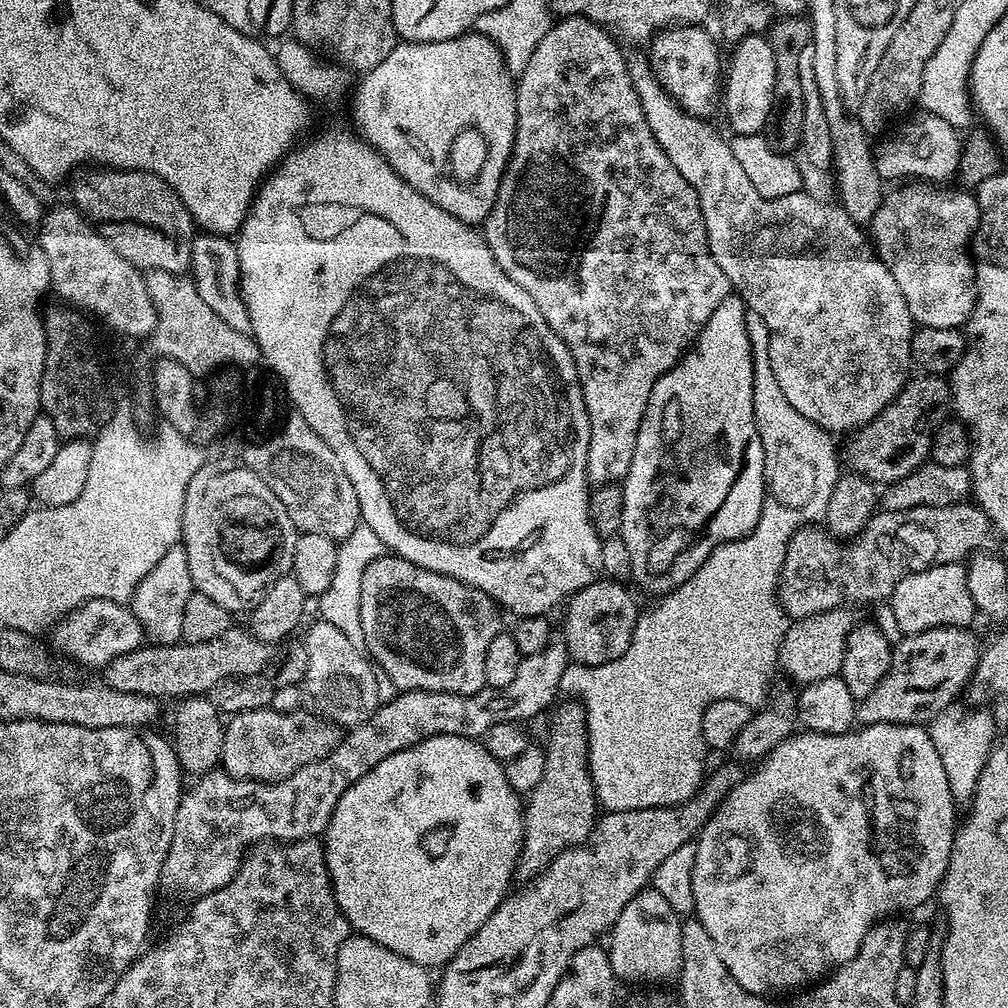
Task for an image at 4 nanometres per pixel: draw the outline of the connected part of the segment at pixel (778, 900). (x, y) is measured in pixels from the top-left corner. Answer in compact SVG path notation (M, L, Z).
M866 724L866 725L863 725L863 726L860 726L860 727L857 727L857 728L856 728L856 729L855 729L855 730L853 730L853 731L850 731L850 732L843 732L843 733L842 733L842 734L838 734L838 735L837 735L837 736L831 736L831 735L830 735L830 734L818 734L818 733L817 733L817 732L810 732L810 731L807 731L807 730L804 730L804 731L801 731L801 732L800 732L800 733L799 733L799 734L793 734L793 735L791 735L791 736L789 736L789 737L788 737L788 740L787 740L787 741L786 741L786 742L782 742L782 743L781 743L781 744L779 744L779 745L778 745L778 746L774 746L774 750L773 750L773 751L772 751L772 752L771 752L771 754L769 754L769 755L768 755L768 756L766 756L766 757L764 757L764 759L763 759L763 760L761 760L761 761L759 761L759 763L757 763L757 764L756 764L756 765L755 765L755 767L753 767L753 768L756 768L756 769L754 769L754 770L753 770L753 772L751 772L751 771L749 771L749 772L748 772L748 773L747 773L747 775L745 775L745 777L744 777L744 779L743 779L743 780L741 780L741 781L740 781L740 785L738 785L738 787L736 787L736 788L733 788L733 789L732 789L732 792L731 792L731 793L730 793L730 794L729 794L729 796L727 796L727 798L726 798L726 799L725 799L725 800L723 800L723 802L721 802L721 804L720 804L720 805L718 805L718 806L717 806L717 807L716 807L716 812L715 812L715 813L714 813L714 814L713 814L713 815L712 815L712 816L711 816L711 817L710 817L710 819L708 819L708 820L707 820L707 822L706 822L706 823L705 823L705 824L704 824L704 826L703 826L703 829L702 829L702 831L701 831L701 832L700 832L700 834L699 834L699 836L697 836L697 838L696 838L696 841L695 841L695 844L696 844L696 843L697 843L697 844L696 844L696 845L695 845L695 844L694 844L694 849L693 849L693 852L694 852L694 854L695 854L695 860L694 860L694 873L693 873L693 874L692 874L692 875L691 875L691 886L692 886L692 887L693 887L693 889L694 889L694 902L695 902L695 906L694 906L694 908L693 908L693 911L694 911L694 916L695 916L695 919L697 919L697 920L698 920L698 921L699 921L699 923L700 923L700 924L702 924L702 925L704 925L704 926L705 926L705 928L706 928L706 932L707 932L707 933L708 933L708 934L710 934L710 936L711 936L711 938L713 938L713 939L714 939L714 944L715 944L715 945L716 945L716 946L718 946L718 950L719 950L719 953L720 953L720 954L722 954L722 960L723 960L723 962L724 962L724 963L725 963L725 965L726 965L726 968L727 968L727 969L728 969L728 970L730 970L730 972L731 972L731 976L732 976L732 977L733 977L733 978L734 978L734 980L735 980L735 981L736 981L736 982L738 982L738 984L739 984L739 985L740 985L740 986L742 986L742 987L743 987L743 988L744 988L744 989L745 989L745 990L747 990L747 991L748 991L748 992L752 992L752 993L753 993L753 994L754 994L754 995L755 995L755 996L763 996L763 997L767 997L767 996L768 996L768 995L769 995L769 994L776 994L776 993L772 993L772 992L788 992L788 991L790 991L790 990L791 990L791 988L796 988L796 987L798 987L798 986L799 986L799 984L804 984L804 983L805 983L805 984L804 984L804 985L807 985L807 984L808 984L808 983L809 983L809 982L816 982L816 981L819 981L819 980L820 980L820 979L821 979L821 978L824 978L824 977L827 977L827 976L828 976L828 975L829 975L829 973L831 973L831 972L832 972L832 971L833 971L833 970L835 970L835 969L837 969L837 968L841 968L841 967L842 967L842 966L843 966L843 965L844 965L844 964L845 964L845 963L846 963L846 962L850 962L850 958L854 958L854 954L858 954L858 946L862 946L862 938L863 938L863 937L864 937L864 935L866 935L866 933L867 933L867 932L869 932L869 931L870 931L870 929L871 929L871 928L872 928L872 927L873 927L873 926L875 926L875 925L876 925L876 924L878 924L878 923L880 923L880 921L881 921L881 920L883 920L883 919L885 919L885 918L888 918L888 917L891 917L891 916L892 916L892 915L893 915L893 914L904 914L904 913L900 913L900 912L908 912L908 911L910 911L910 910L911 910L911 908L916 908L916 907L918 907L918 906L919 906L919 904L924 904L924 903L926 903L926 902L927 902L927 900L928 900L928 899L930 899L930 898L931 898L931 896L932 896L932 899L933 899L933 897L935 897L935 896L936 896L936 895L937 895L937 892L938 892L938 889L939 889L939 887L940 887L940 882L941 882L941 880L943 880L943 879L944 879L944 875L945 875L945 874L946 874L946 870L947 870L947 869L948 869L948 863L949 863L949 862L950 862L950 858L951 858L951 857L952 857L952 841L953 841L953 840L955 840L955 839L956 839L956 834L957 834L957 831L958 831L958 816L957 816L957 820L956 820L956 811L958 811L958 805L957 805L957 803L956 803L956 801L955 801L955 800L953 800L953 799L952 799L952 795L951 795L951 794L950 794L950 782L946 782L946 770L945 770L945 768L943 768L943 766L942 766L942 758L938 758L938 750L934 750L934 742L930 742L930 734L929 734L929 733L928 733L928 729L927 729L927 727L924 727L924 726L921 726L921 725L919 725L919 724Z

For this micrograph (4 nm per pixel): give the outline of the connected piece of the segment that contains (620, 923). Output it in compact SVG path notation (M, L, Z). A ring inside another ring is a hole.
M647 888L639 892L623 907L622 914L615 920L608 934L610 946L606 951L617 981L654 984L656 980L675 979L682 964L681 926L679 913L655 889Z

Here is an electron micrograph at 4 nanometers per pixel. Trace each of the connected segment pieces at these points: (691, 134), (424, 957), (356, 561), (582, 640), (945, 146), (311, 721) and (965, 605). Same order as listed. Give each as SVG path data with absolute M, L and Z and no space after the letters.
M629 55L627 61L630 82L634 82L638 102L642 102L642 114L646 114L646 126L650 126L650 134L654 134L658 146L662 146L666 158L670 158L670 162L674 162L674 170L678 170L678 174L682 174L682 178L686 178L686 182L690 182L690 186L694 186L694 194L698 194L698 202L702 206L702 218L706 226L708 249L714 262L718 262L718 266L722 266L722 274L726 274L726 278L730 278L735 295L744 301L745 309L748 312L758 314L758 318L762 318L762 322L766 322L770 366L774 370L774 378L778 378L778 386L782 390L782 394L786 394L786 402L790 402L790 406L794 406L794 410L798 410L798 414L806 414L806 418L810 418L810 422L822 426L827 432L833 434L839 434L839 432L848 434L864 424L868 424L878 414L882 414L882 410L886 410L886 406L890 406L894 397L903 390L910 379L908 368L913 367L912 334L914 321L906 306L906 298L902 298L902 290L898 290L898 282L894 282L894 274L888 269L888 265L880 259L861 225L853 222L844 208L837 203L827 204L824 200L815 200L814 197L807 196L807 191L804 190L780 198L764 198L758 194L757 190L754 190L753 183L746 178L741 163L734 158L729 137L723 136L714 125L708 124L712 122L709 122L705 117L692 116L688 113L660 85L651 64L648 62L647 55Z
M470 736L423 740L406 750L398 750L398 754L390 754L390 758L378 762L370 774L362 774L362 778L349 786L342 798L338 798L338 806L334 806L334 814L322 833L328 877L332 879L332 893L340 913L348 920L349 929L429 970L447 965L456 951L480 929L482 922L486 922L486 918L490 918L490 914L494 914L496 907L509 895L508 883L516 876L516 863L520 860L523 841L524 804L521 793L516 792L510 782L506 782L506 774L501 765L494 762Z
M366 526L358 527L354 534L350 534L344 540L339 541L336 553L338 554L338 566L334 566L334 578L330 586L318 597L320 604L319 619L330 622L330 626L338 626L342 634L352 645L358 649L364 648L366 634L362 634L362 574L366 574L366 566L374 562L378 557L385 555L386 549L382 538L374 534Z
M601 578L590 586L578 589L567 601L568 613L564 616L564 633L562 639L568 647L569 657L577 664L598 666L606 662L614 662L626 654L626 646L630 646L630 638L634 638L634 626L638 619L636 600L624 589L625 585L618 580Z
M921 111L919 115L913 124L908 124L905 128L897 127L879 141L880 145L878 143L875 145L874 155L878 174L885 182L904 180L907 176L921 176L924 179L921 181L936 182L932 180L948 180L951 176L953 179L959 173L961 133L954 126L950 126L950 122L934 114Z
M271 706L235 713L225 723L220 764L235 780L261 780L273 784L290 778L294 770L326 758L339 746L342 732L331 720L311 710L282 714Z
M963 563L936 564L902 578L902 582L894 586L890 597L892 620L901 628L901 633L913 636L931 628L968 628L971 620L977 619L978 613L966 586L967 573Z

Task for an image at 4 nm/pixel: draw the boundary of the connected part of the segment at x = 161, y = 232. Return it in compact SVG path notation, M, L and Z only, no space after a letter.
M96 166L81 171L71 184L71 203L126 262L141 270L166 270L177 274L191 269L192 240L198 232L182 198L178 198L162 178L149 172Z

